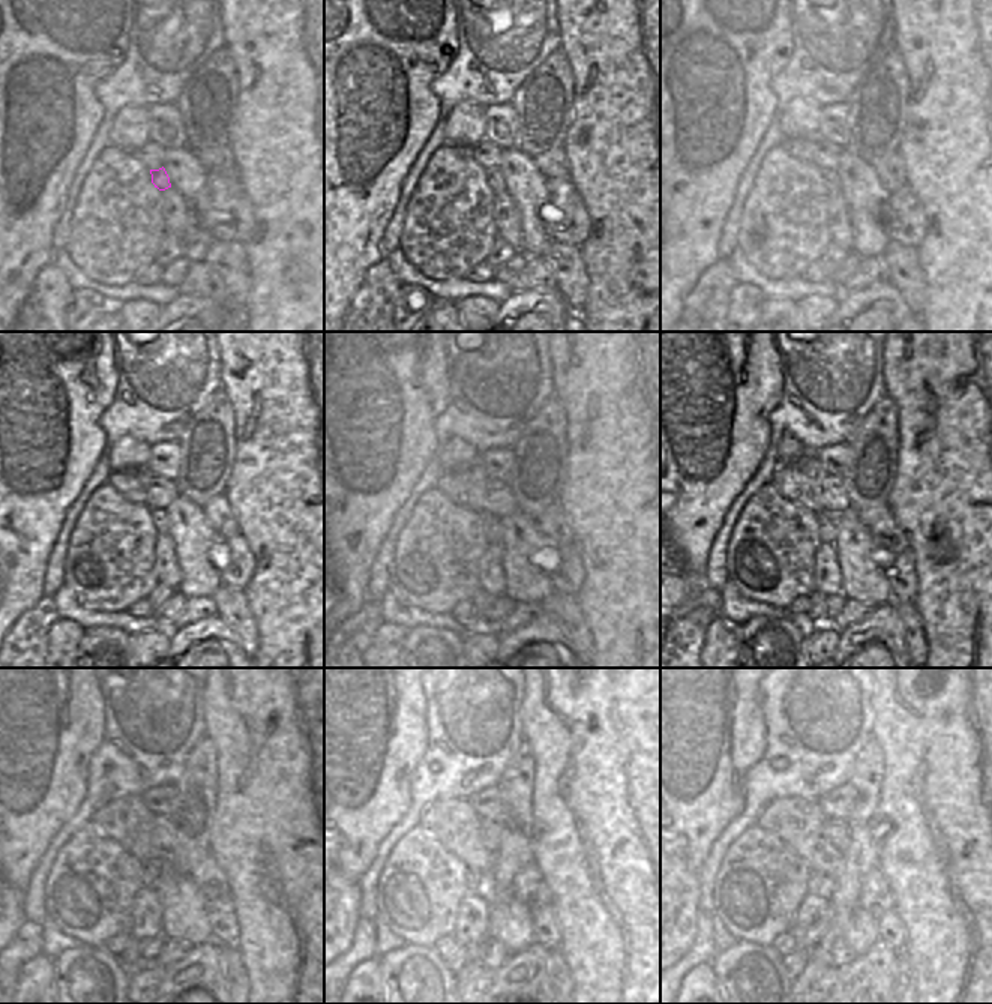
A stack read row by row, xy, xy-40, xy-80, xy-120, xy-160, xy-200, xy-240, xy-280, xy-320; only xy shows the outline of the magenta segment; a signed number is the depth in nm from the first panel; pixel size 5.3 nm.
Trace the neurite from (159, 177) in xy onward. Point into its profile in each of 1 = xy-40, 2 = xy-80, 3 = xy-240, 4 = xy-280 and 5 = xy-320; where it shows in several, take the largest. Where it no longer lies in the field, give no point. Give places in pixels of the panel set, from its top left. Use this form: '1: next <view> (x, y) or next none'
1: next xy-40 (496, 180)
2: next xy-80 (830, 177)
3: next xy-240 (150, 875)
4: next xy-280 (485, 886)
5: next xy-320 (820, 886)

